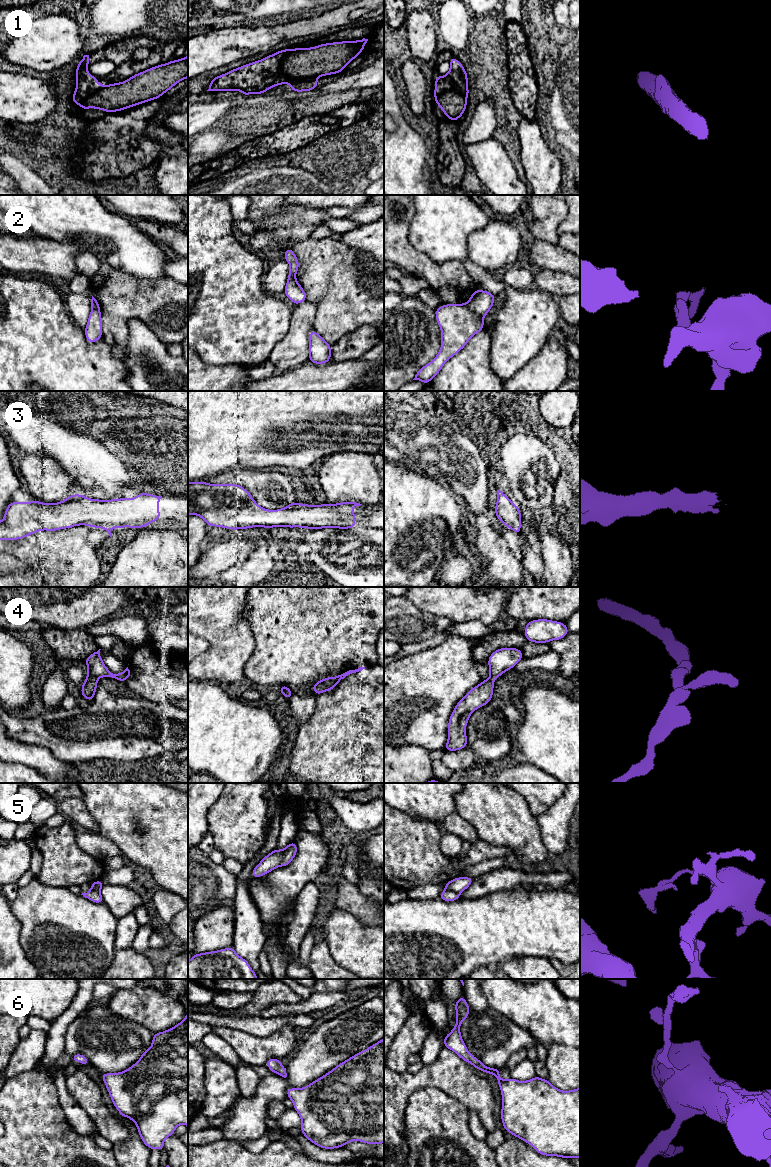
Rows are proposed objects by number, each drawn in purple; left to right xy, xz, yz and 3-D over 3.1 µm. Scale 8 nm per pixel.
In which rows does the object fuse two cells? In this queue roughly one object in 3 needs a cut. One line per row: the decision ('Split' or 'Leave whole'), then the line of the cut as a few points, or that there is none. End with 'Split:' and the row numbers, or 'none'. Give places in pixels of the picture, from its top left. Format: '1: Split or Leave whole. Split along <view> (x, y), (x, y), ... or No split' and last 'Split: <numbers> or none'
1: Leave whole. No split
2: Split. Split along yz (465, 304), (483, 317)
3: Leave whole. No split
4: Leave whole. No split
5: Split. Split along xz (294, 842), (288, 846), (279, 865)
6: Leave whole. No split
Split: 2, 5

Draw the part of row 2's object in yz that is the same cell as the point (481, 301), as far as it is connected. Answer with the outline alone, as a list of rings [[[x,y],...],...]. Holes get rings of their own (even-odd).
[[[477,289],[472,293],[471,297],[466,302],[466,305],[471,311],[484,317],[489,313],[494,302],[495,294]]]

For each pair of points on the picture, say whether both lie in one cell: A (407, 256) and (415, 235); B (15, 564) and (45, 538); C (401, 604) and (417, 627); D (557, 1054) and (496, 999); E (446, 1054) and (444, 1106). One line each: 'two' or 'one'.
A: two
B: two
C: one
D: two
E: two

